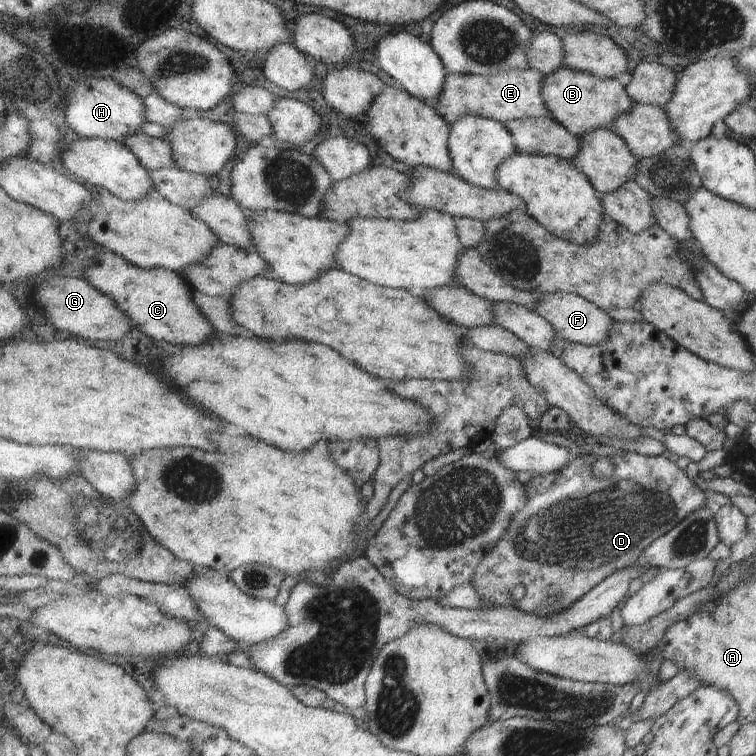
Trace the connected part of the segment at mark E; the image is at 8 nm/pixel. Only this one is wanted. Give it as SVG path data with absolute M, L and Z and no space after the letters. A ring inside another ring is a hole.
M531 66L492 77L448 72L445 92L440 94L434 106L450 125L465 115L485 117L502 123L515 119L552 118L543 96L545 77L541 71Z

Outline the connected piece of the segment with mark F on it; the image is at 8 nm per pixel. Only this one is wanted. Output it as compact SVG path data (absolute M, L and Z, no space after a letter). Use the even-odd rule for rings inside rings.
M573 293L541 295L533 310L552 324L557 339L565 339L578 345L601 344L608 337L613 326L613 320L607 316L606 311Z

